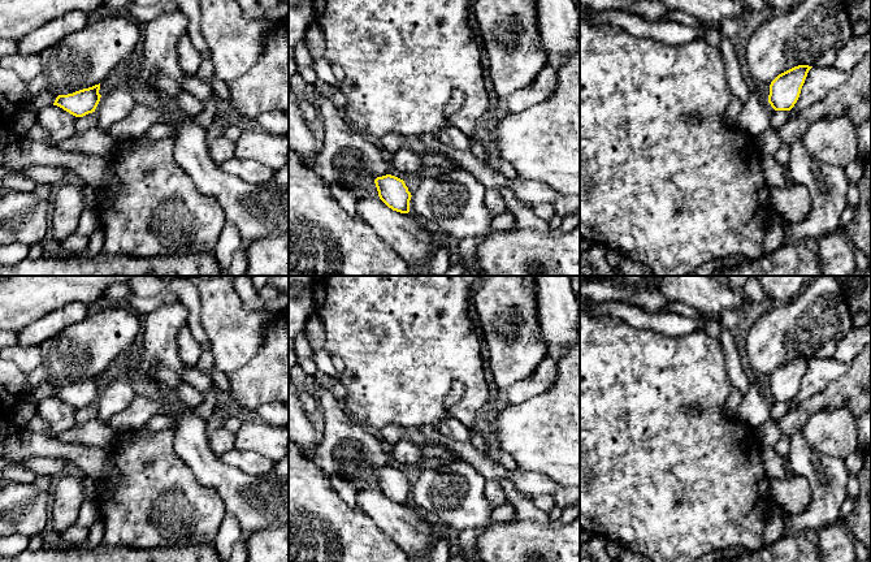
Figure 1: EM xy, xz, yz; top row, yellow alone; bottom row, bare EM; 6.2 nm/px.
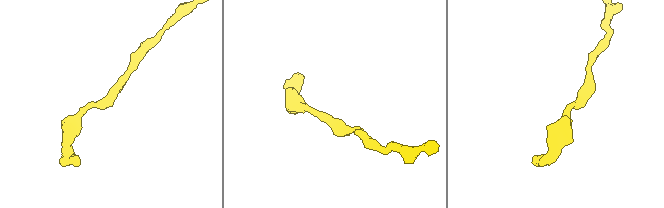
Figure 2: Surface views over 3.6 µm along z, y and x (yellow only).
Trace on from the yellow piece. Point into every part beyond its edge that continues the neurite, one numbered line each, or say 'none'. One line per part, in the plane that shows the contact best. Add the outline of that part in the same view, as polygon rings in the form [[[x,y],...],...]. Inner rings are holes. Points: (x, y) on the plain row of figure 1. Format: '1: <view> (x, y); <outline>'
none

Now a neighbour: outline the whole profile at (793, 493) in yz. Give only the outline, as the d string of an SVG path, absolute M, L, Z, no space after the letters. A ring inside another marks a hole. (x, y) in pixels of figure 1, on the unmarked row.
M789 474L785 479L770 479L770 494L775 506L792 516L802 514L810 503L811 487L803 476Z

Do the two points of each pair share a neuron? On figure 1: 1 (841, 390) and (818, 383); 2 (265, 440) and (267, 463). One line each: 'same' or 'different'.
1: different
2: different

